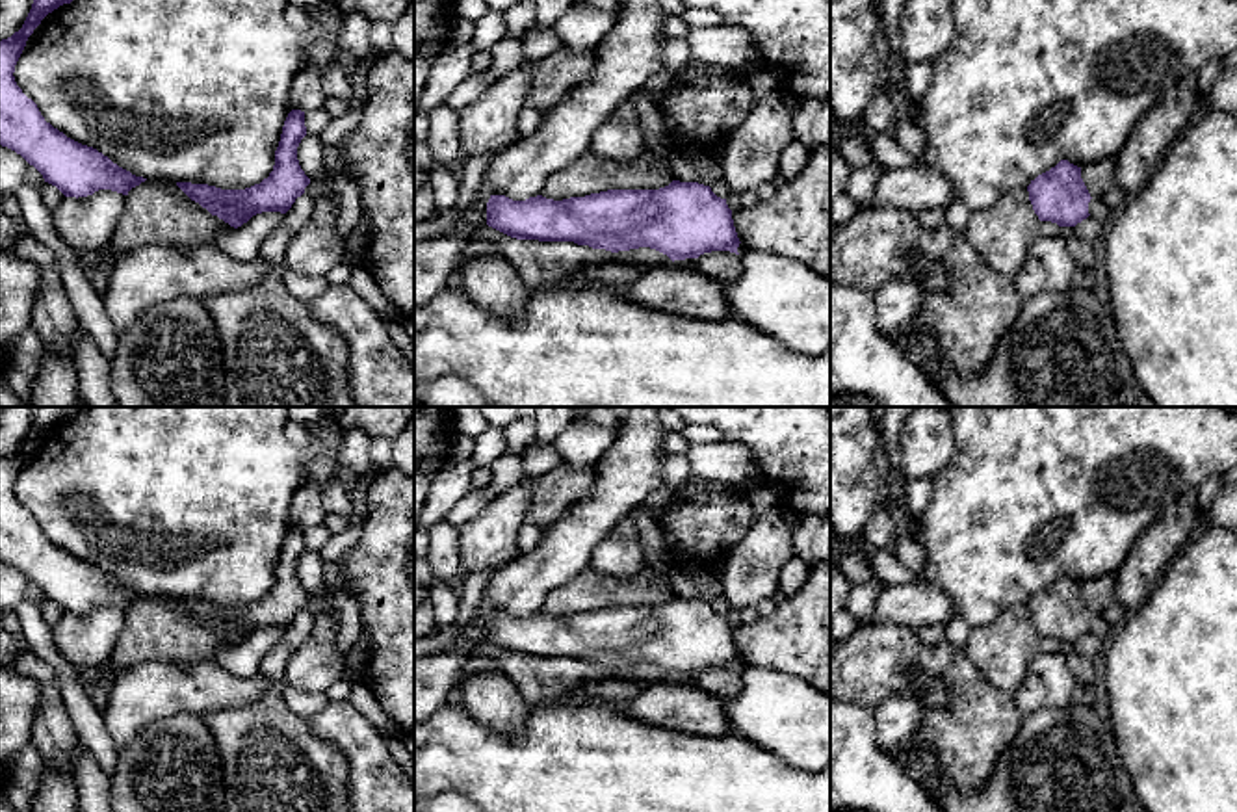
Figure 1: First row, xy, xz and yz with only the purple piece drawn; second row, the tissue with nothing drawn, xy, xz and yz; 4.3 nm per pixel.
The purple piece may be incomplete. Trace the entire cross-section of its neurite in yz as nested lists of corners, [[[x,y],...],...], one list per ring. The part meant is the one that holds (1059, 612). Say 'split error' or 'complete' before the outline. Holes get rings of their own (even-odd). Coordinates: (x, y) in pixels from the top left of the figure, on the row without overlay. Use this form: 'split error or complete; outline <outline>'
complete; outline [[[1061,576],[1027,602],[1029,617],[1040,637],[1075,643],[1088,630],[1090,609],[1081,595],[1081,583]]]

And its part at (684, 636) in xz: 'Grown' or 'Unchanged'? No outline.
Unchanged

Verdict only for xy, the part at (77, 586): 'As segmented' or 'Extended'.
As segmented

